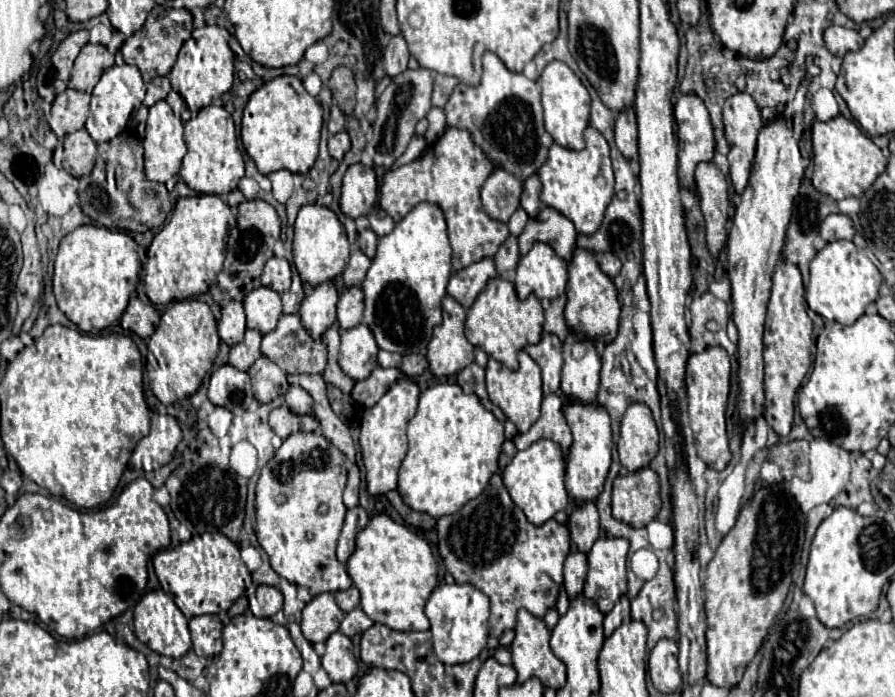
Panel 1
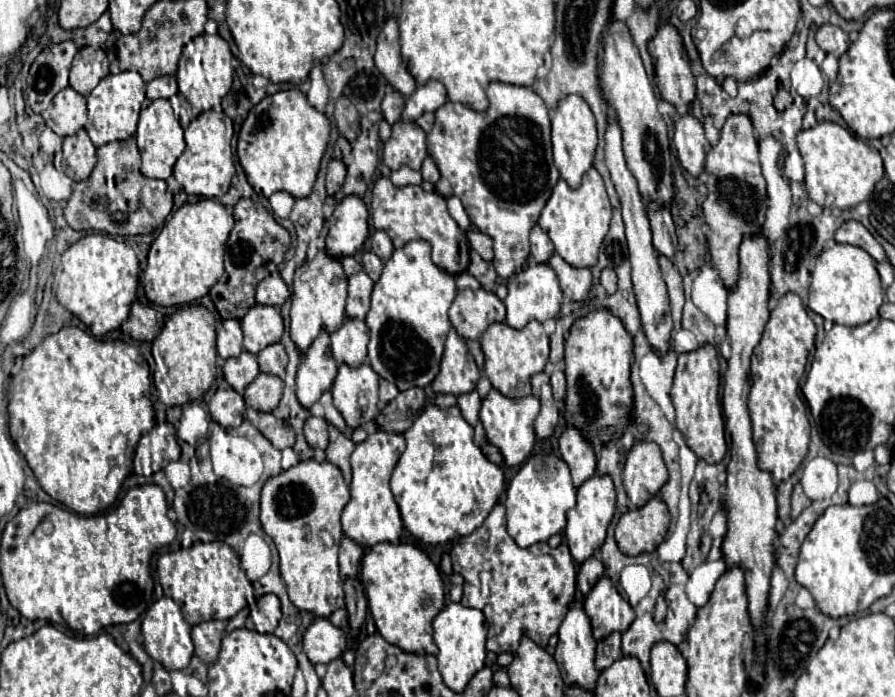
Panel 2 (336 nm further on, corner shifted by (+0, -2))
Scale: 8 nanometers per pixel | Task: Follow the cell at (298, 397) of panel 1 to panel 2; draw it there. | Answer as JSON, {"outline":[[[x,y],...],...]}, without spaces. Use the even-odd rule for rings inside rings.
{"outline":[[[309,417],[307,423],[305,423],[305,439],[309,443],[311,449],[315,447],[321,447],[321,449],[327,449],[329,445],[329,429],[327,429],[327,421],[323,417]]]}

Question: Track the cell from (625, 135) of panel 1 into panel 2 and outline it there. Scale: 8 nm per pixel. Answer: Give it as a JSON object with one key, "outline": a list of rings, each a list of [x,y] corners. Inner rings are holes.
{"outline":[[[649,203],[647,207],[649,207],[649,221],[653,233],[653,247],[659,255],[673,259],[677,251],[677,235],[671,213],[667,209],[659,209],[657,203]]]}

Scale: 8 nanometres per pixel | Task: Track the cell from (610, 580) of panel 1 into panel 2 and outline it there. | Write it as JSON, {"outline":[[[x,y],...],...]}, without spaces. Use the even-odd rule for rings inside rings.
{"outline":[[[601,577],[585,599],[585,613],[593,627],[595,641],[601,641],[609,633],[625,633],[635,621],[631,605],[619,595],[609,577]]]}

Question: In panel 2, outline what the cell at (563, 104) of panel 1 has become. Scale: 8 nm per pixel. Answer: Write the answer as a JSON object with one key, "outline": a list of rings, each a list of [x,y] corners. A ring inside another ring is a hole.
{"outline":[[[569,95],[559,101],[553,119],[553,159],[555,167],[561,173],[561,179],[567,181],[571,189],[577,189],[581,185],[581,177],[587,169],[593,165],[595,149],[597,149],[597,129],[595,129],[595,117],[589,109],[589,105],[579,95]]]}

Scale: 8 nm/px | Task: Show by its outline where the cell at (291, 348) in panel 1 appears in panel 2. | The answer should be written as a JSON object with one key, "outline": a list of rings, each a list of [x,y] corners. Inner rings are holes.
{"outline":[[[273,343],[269,347],[265,347],[259,355],[259,369],[263,373],[271,373],[271,375],[277,375],[277,377],[285,377],[285,367],[287,367],[287,353],[283,349],[281,343]]]}

